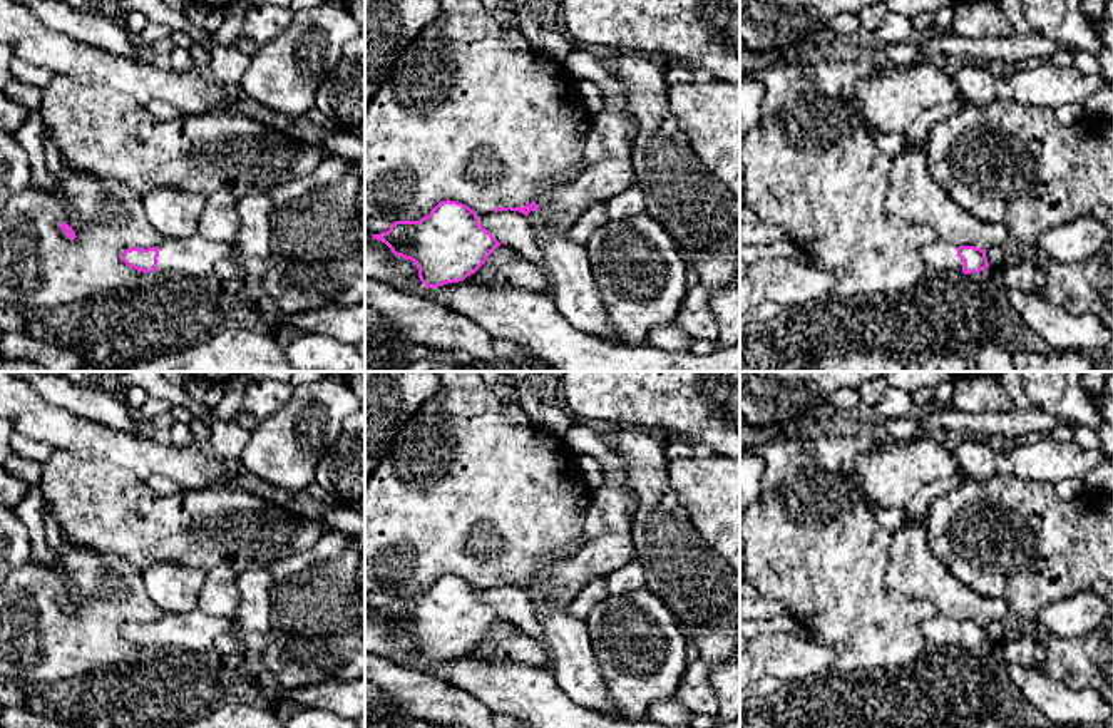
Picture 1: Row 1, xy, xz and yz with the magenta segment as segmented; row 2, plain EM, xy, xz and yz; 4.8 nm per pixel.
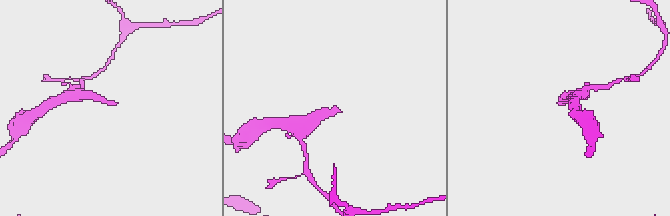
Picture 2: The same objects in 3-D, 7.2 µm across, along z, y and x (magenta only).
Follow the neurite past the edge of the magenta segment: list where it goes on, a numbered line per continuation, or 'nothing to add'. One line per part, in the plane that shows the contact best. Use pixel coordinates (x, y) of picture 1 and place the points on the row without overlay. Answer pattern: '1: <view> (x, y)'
1: yz (941, 631)

